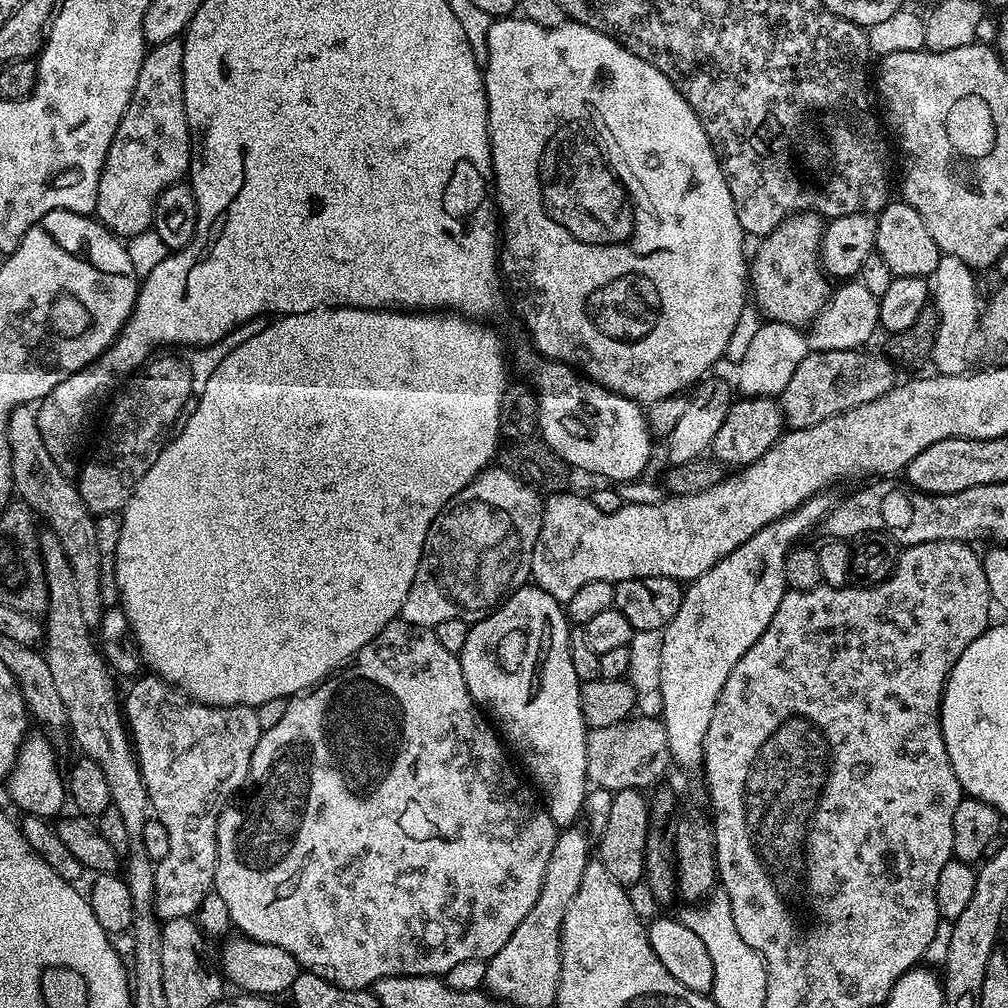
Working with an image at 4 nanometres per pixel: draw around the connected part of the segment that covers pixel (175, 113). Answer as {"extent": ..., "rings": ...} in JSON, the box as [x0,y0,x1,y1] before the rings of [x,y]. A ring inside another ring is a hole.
{"extent":[94,38,192,238],"rings":[[[180,38],[151,45],[145,51],[142,70],[138,70],[138,82],[134,82],[134,94],[130,94],[130,102],[110,142],[106,162],[100,171],[94,216],[109,232],[121,238],[131,238],[151,229],[152,211],[162,190],[171,184],[181,183],[189,175],[192,166],[192,132],[188,129],[186,118],[183,57],[184,42]]]}

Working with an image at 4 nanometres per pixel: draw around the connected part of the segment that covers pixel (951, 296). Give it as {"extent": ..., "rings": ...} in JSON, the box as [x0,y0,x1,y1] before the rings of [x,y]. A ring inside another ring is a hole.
{"extent":[929,255,982,376],"rings":[[[941,255],[938,266],[932,275],[932,304],[939,318],[939,326],[936,328],[934,349],[929,356],[930,364],[939,375],[961,376],[969,373],[976,365],[978,354],[982,352],[982,336],[979,331],[982,304],[978,302],[976,280],[974,270],[968,264],[962,262],[956,255]]]}

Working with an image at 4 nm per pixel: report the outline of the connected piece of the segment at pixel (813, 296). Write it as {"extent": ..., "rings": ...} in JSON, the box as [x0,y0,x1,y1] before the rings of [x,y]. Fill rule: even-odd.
{"extent":[750,212,830,329],"rings":[[[801,212],[794,216],[788,216],[781,224],[778,225],[769,236],[763,237],[759,241],[760,244],[756,248],[756,253],[751,253],[750,256],[750,296],[751,299],[756,299],[756,308],[761,312],[765,321],[772,321],[774,323],[788,323],[792,327],[803,329],[805,326],[811,324],[812,320],[815,319],[816,315],[826,307],[830,295],[830,283],[829,277],[826,275],[821,263],[820,263],[820,239],[824,237],[824,229],[826,227],[825,221],[820,216],[813,212]]]}

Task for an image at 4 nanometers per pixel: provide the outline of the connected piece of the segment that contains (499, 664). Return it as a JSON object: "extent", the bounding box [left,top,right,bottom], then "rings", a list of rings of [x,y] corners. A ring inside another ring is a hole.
{"extent":[458,586,590,826],"rings":[[[535,586],[518,589],[485,620],[478,620],[469,627],[466,646],[458,655],[472,699],[485,713],[500,719],[498,728],[507,747],[520,755],[523,771],[532,775],[531,783],[550,818],[557,826],[575,825],[576,815],[581,815],[584,797],[590,788],[586,774],[586,738],[590,729],[583,720],[581,683],[570,658],[570,621],[561,601]]]}

